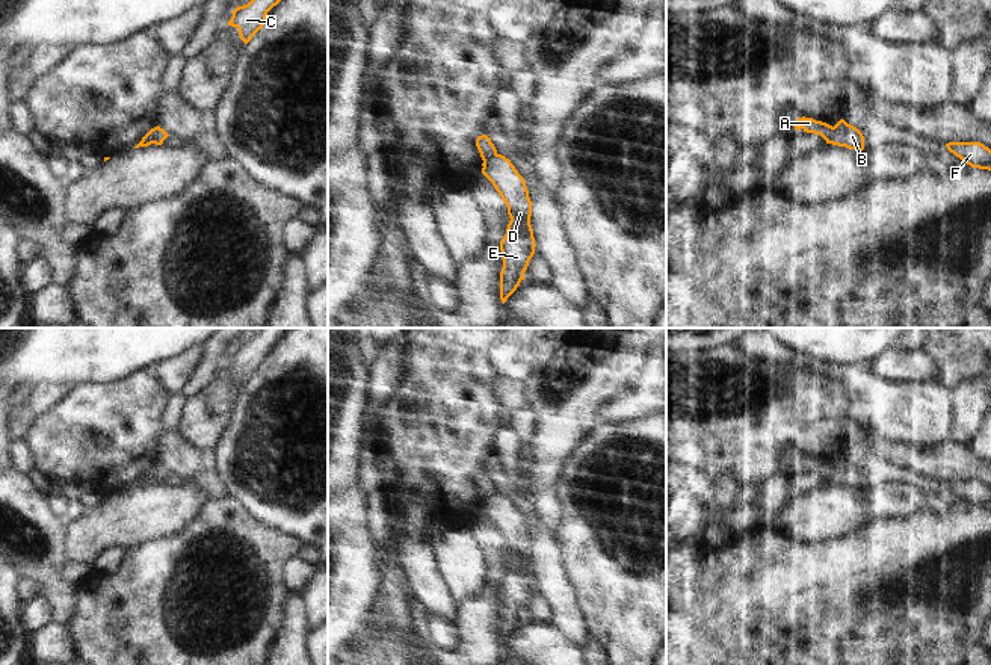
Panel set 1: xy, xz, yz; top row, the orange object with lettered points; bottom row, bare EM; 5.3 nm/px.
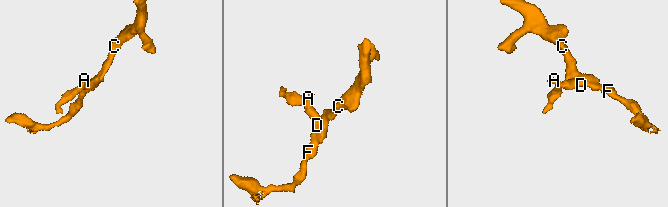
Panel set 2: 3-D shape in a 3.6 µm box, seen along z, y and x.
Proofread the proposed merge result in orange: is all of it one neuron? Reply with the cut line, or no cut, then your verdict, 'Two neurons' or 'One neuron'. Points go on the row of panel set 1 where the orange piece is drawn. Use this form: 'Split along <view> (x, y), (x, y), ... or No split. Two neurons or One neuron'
Split along xy (156, 127), (156, 136), (151, 142). Two neurons.

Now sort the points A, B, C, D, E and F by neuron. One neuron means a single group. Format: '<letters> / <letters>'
A / B C D E F

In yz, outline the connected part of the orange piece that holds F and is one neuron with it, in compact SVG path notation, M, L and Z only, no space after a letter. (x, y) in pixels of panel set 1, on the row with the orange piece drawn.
M949 142L947 150L971 168L991 171L991 150L980 142Z

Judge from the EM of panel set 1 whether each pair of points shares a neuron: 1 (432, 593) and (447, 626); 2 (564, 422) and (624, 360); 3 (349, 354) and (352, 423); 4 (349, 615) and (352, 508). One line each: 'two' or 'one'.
1: two
2: one
3: one
4: one

